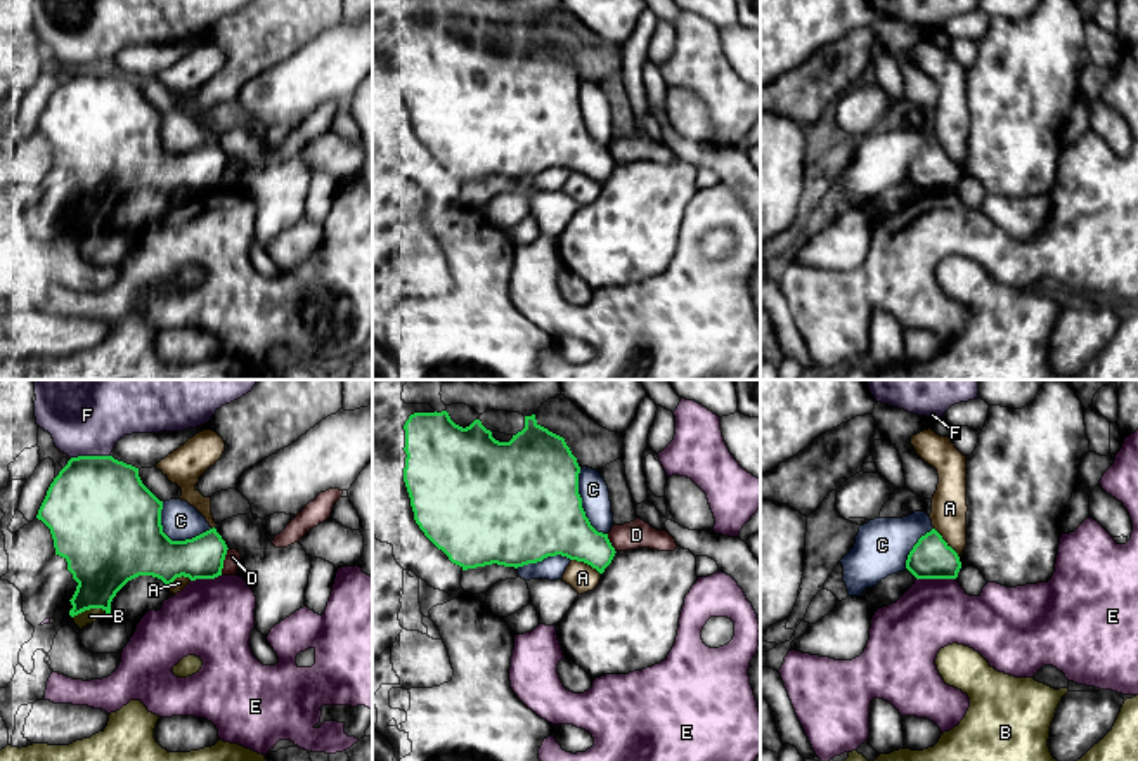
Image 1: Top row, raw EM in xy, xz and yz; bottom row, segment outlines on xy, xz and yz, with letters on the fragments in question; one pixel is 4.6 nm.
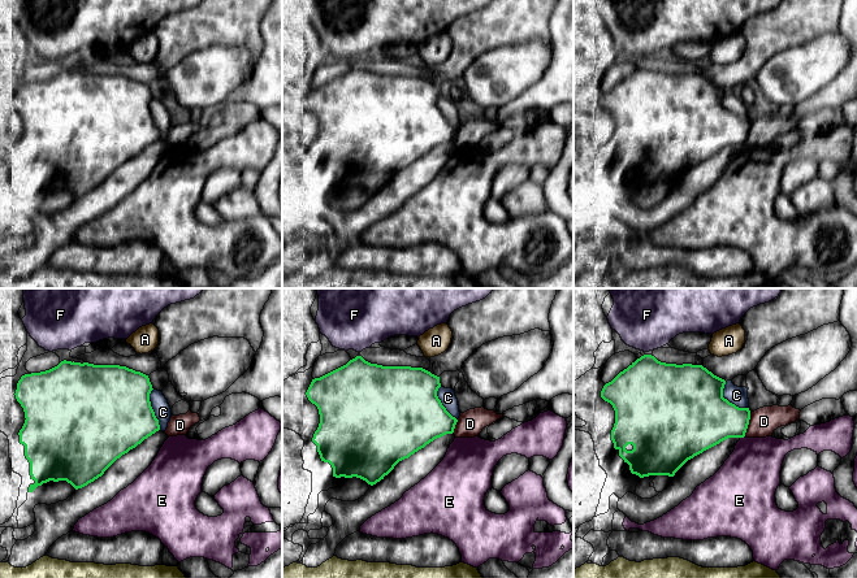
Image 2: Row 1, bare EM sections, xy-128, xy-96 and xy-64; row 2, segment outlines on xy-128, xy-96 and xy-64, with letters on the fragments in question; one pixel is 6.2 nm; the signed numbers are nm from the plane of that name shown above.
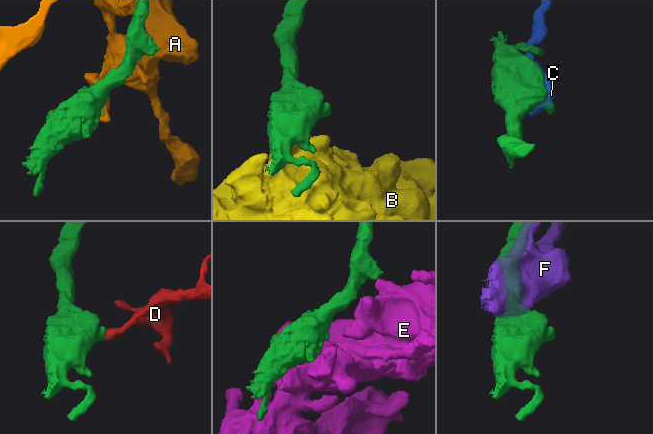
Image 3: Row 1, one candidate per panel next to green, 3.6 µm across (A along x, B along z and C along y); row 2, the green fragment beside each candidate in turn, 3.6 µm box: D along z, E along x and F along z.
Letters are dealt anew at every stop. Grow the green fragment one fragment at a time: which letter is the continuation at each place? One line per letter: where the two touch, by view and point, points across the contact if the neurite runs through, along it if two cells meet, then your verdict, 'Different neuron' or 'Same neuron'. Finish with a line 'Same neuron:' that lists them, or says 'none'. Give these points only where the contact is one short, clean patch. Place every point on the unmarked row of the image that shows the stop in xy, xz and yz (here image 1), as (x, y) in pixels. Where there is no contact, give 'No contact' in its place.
A: Touches green at yz (946, 155). Different neuron
B: Touches green at xy (90, 219). Different neuron
C: Touches green at xy (174, 153). Different neuron
D: Touches green at xy (222, 174). Boundary: xy (227, 160), (220, 186). Different neuron
E: Touches green at yz (936, 189). Boundary: yz (917, 189), (955, 191). Different neuron
F: Touches green at xy (90, 68). Different neuron
Same neuron: none

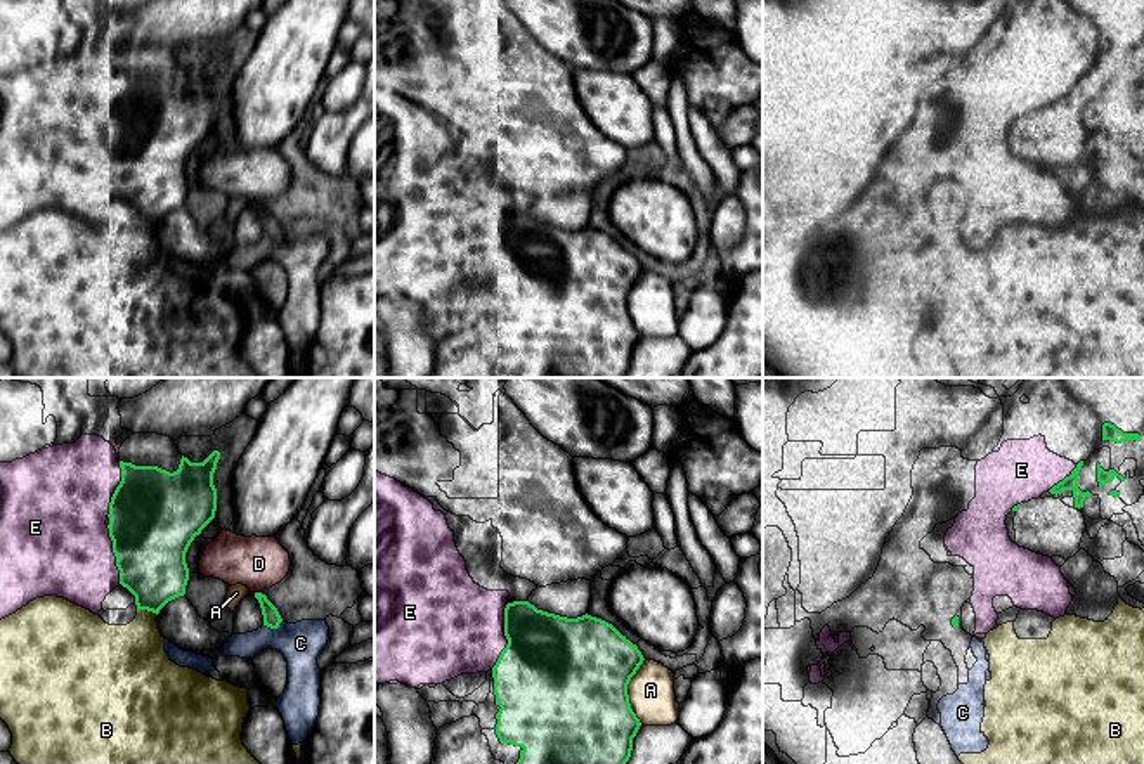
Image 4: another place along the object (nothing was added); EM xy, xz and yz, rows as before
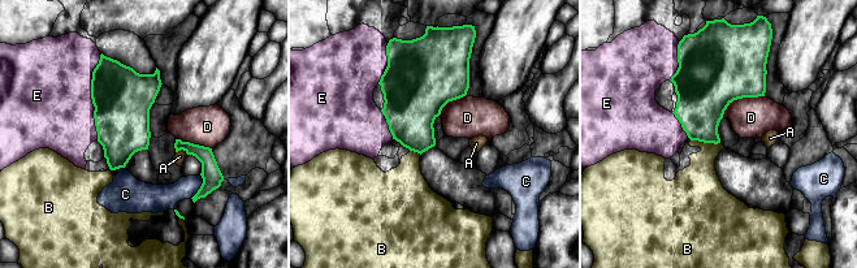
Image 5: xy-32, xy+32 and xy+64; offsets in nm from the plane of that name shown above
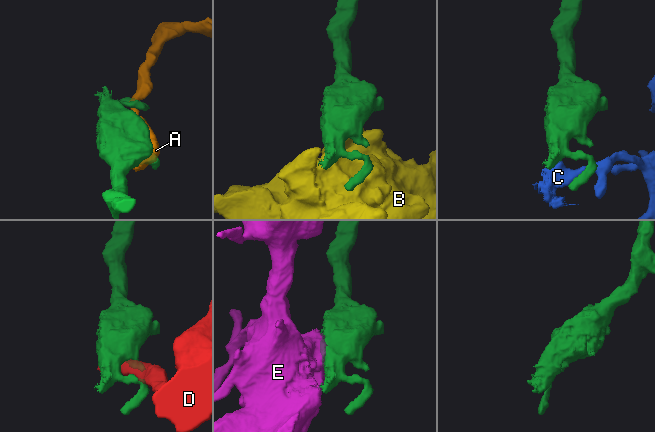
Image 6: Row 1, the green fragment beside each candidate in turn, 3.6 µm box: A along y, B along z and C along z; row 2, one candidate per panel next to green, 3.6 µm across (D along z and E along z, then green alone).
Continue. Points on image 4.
A: Touches green at xz (626, 304). Different neuron
B: Touches green at xy (148, 222). Different neuron
C: Touches green at xy (272, 239). Different neuron
D: Touches green at xy (259, 205). Different neuron
E: Touches green at xz (505, 246). Same neuron
Same neuron: E

